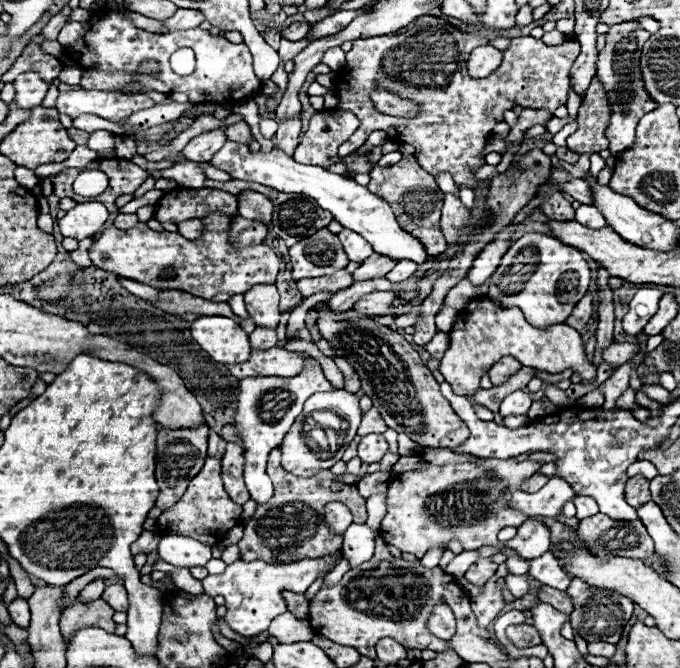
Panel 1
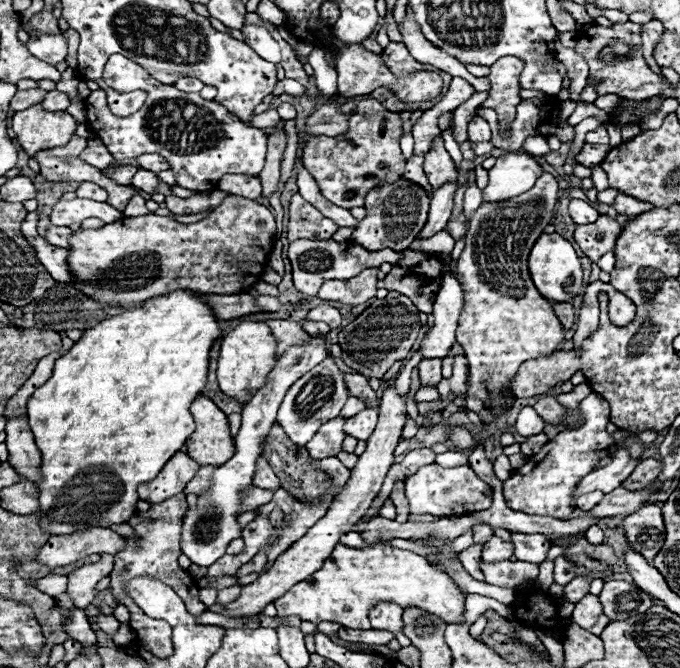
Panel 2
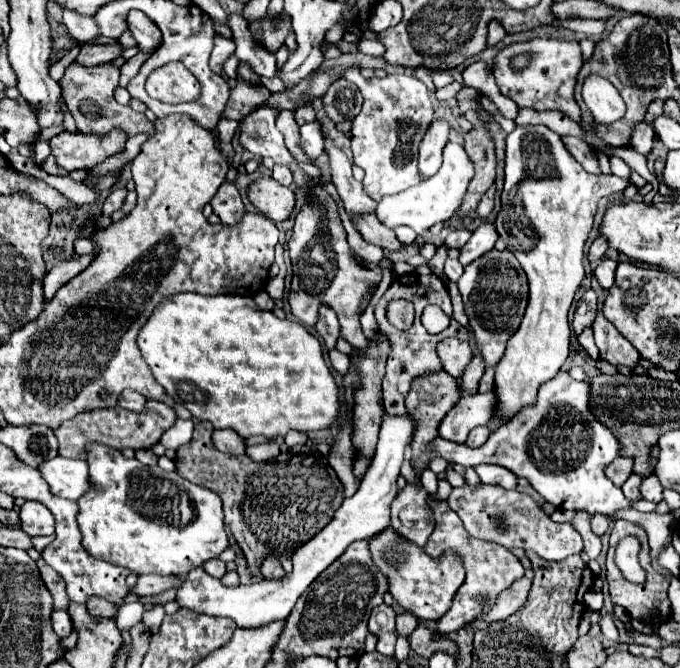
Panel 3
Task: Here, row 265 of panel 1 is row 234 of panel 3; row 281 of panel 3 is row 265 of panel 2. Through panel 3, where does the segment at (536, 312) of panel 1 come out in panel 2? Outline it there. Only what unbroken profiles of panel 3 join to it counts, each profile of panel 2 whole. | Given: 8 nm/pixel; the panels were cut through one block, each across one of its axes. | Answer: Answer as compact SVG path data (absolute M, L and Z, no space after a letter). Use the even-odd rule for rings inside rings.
M542 234L536 244L532 246L530 258L528 258L528 268L530 268L530 276L538 288L538 292L550 300L550 302L570 302L578 296L580 288L582 288L582 264L576 256L576 250L572 248L572 244L568 240L564 240L560 234Z

